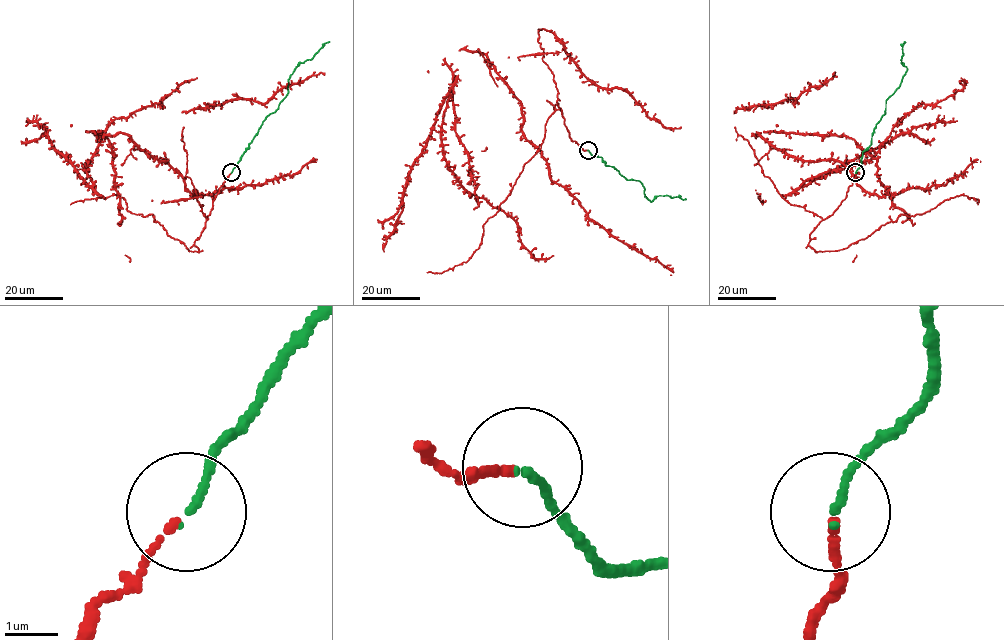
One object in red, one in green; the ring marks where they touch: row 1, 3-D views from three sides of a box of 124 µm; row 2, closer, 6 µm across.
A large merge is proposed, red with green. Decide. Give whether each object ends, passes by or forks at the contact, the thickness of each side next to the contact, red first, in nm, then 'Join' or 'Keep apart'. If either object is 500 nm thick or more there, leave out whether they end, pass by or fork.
At the ring red ends. At the ring green ends. Thickness 130 nm (red) against 130 nm. Join

